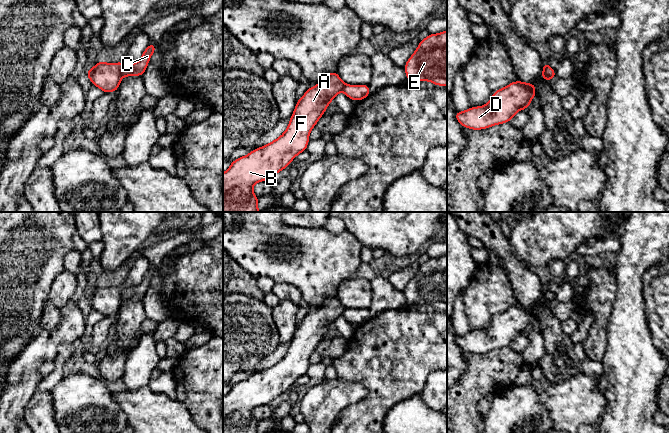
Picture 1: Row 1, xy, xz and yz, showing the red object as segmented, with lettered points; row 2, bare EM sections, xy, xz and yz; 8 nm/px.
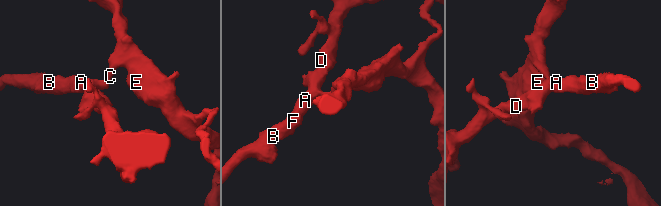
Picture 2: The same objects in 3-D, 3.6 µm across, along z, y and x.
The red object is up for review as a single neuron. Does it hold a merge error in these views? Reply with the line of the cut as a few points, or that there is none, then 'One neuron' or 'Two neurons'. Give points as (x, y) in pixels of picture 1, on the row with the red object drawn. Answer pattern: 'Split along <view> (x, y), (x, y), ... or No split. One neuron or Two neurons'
Split along yz (546, 63), (544, 74), (549, 79). Two neurons

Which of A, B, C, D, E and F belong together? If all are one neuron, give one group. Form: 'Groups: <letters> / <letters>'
Groups: A B D F / C E

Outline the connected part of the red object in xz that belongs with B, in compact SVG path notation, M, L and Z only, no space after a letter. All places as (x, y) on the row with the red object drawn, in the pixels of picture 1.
M336 71L325 75L317 86L309 87L298 99L288 127L279 138L231 162L230 168L223 173L223 212L259 212L258 197L253 193L252 186L271 179L289 167L290 162L307 149L310 131L324 115L329 103L343 91L345 85Z

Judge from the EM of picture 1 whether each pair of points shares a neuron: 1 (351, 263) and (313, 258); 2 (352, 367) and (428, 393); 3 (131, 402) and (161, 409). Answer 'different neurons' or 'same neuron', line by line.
1: same neuron
2: different neurons
3: same neuron

